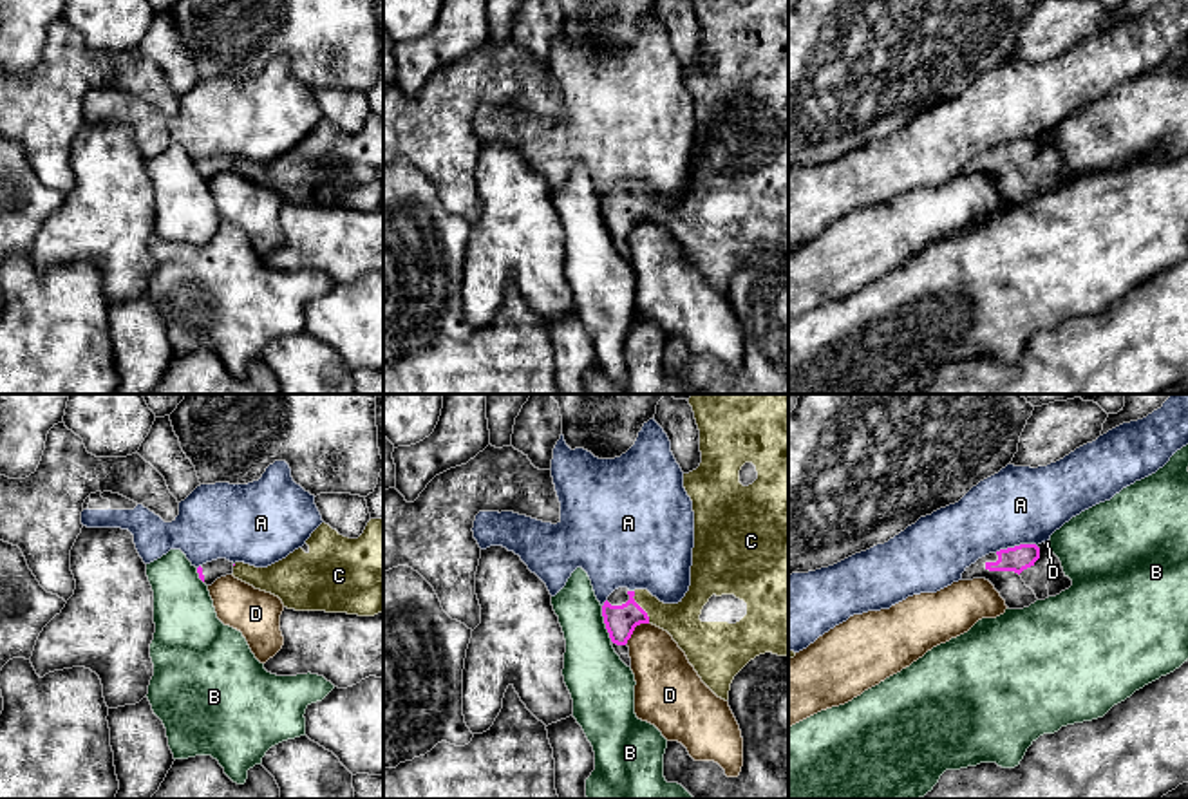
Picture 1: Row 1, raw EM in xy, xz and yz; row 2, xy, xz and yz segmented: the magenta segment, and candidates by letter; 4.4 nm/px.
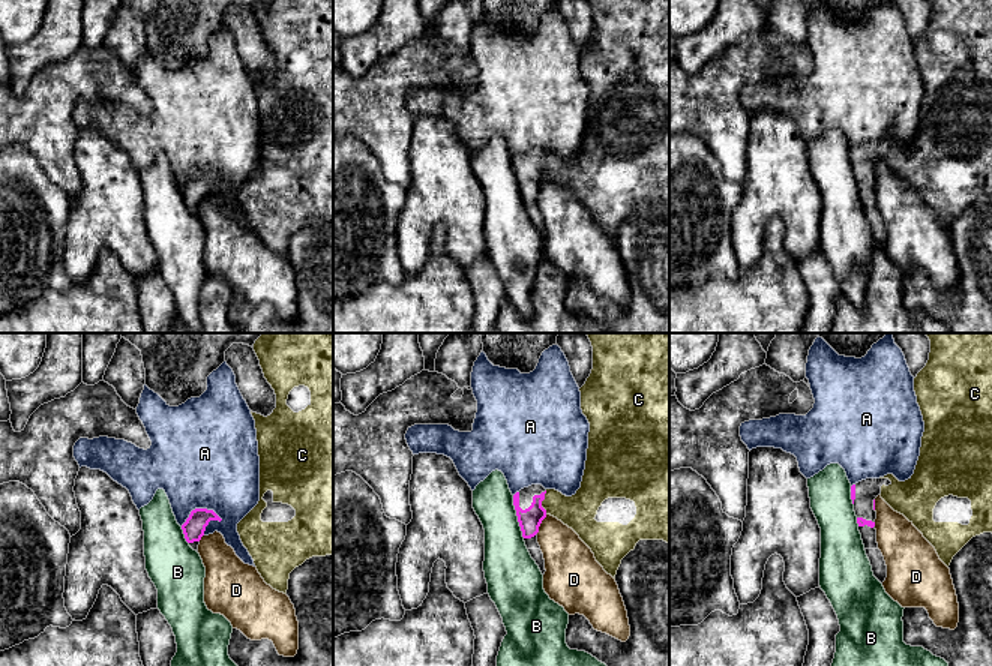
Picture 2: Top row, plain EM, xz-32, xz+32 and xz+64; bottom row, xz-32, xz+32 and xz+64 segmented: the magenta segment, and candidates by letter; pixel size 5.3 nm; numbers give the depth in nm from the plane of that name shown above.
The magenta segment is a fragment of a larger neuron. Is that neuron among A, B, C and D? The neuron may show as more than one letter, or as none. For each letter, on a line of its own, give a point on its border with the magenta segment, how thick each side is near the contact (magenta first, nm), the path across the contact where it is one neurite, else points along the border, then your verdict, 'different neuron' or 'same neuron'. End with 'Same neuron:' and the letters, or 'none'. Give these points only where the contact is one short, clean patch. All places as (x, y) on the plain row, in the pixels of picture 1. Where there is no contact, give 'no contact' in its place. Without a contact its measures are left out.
A: contact yz (1015, 141); calibres 120 and 340 nm; border yz (1037, 140), (1015, 140), (995, 147); different neuron
B: contact xz (604, 217); calibres 140 and 280 nm; border xz (601, 201), (604, 223), (612, 235); different neuron
C: contact xz (641, 203); calibres 140 and 160 nm; same neuron
D: contact xz (633, 225); calibres 140 and 260 nm; border xz (648, 217), (641, 217), (626, 237); different neuron
Same neuron: C

